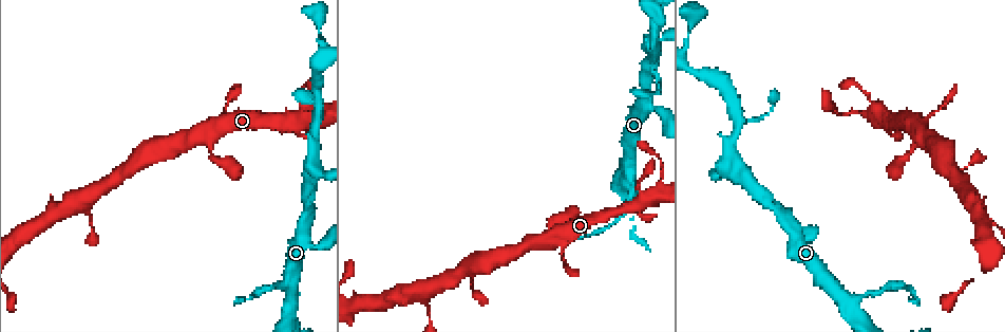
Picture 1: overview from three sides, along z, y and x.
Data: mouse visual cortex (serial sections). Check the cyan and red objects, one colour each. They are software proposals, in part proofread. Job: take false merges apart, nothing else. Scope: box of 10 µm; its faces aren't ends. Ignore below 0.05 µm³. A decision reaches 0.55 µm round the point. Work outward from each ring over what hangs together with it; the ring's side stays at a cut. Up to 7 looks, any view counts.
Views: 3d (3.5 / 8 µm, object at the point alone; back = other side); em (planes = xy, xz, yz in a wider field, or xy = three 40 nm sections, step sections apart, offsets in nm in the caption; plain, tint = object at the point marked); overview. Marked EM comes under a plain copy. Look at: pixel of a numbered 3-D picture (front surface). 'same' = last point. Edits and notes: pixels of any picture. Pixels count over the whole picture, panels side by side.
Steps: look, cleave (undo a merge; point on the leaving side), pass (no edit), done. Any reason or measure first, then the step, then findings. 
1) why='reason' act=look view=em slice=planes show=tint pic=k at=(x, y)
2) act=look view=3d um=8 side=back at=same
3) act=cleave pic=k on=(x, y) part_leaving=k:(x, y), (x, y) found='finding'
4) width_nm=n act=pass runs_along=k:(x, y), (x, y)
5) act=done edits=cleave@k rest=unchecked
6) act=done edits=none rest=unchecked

act=look view=3d um=3.5 pic=1 at=(223, 163)

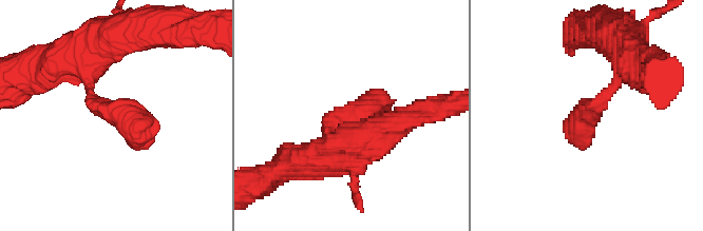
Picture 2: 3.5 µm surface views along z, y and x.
act=look view=em slice=xy step=3 show=tint pic=2 at=(588, 111)

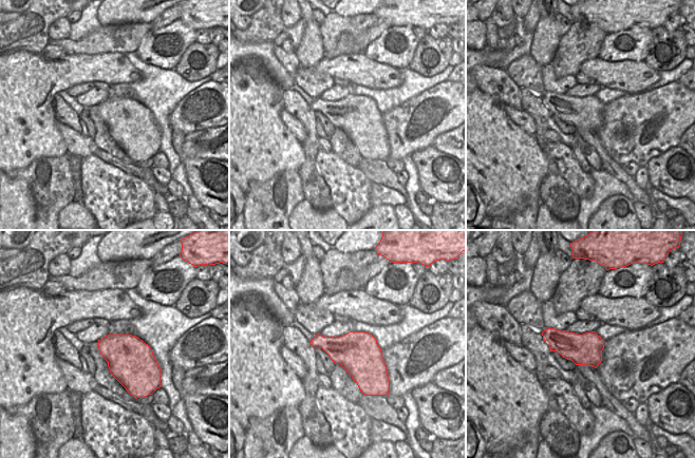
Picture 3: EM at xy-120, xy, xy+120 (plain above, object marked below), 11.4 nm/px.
why='cut it another way' act=look view=em slice=planes show=tint at=same

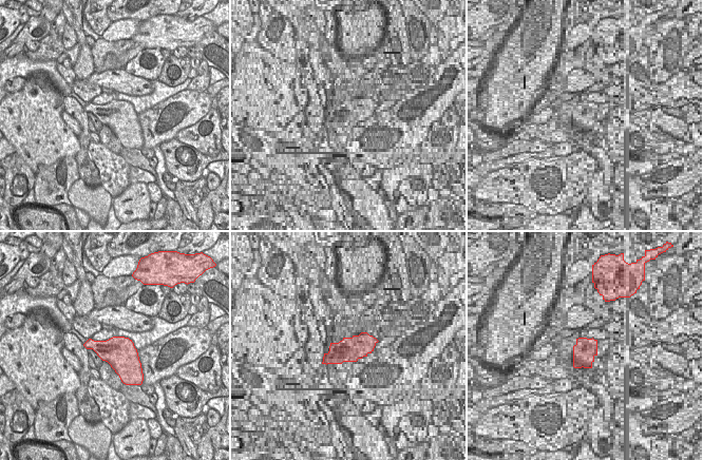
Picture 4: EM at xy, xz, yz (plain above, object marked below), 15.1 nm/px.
act=pass found='one cell here'

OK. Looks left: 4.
why='abrupt turn' act=look view=3d um=8 pic=1 at=(131, 165)

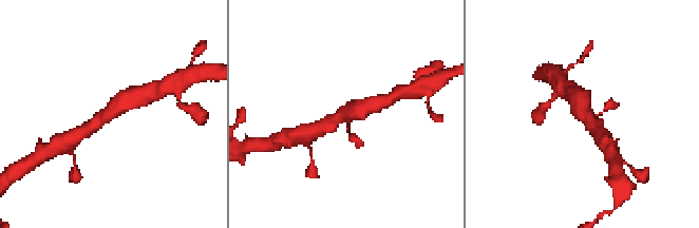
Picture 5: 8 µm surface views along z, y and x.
why='zoom in' act=look view=3d um=3.5 side=back at=same

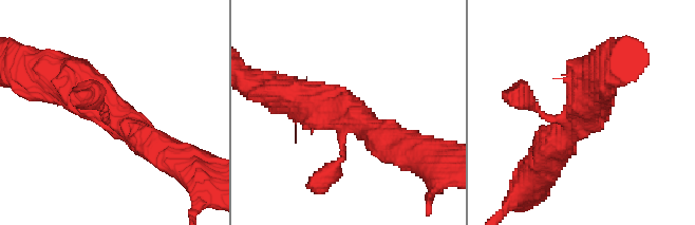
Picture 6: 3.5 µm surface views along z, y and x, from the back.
why='shape alone is not enough' act=look view=em slice=xy step=2 show=tint pic=6 at=(346, 114)

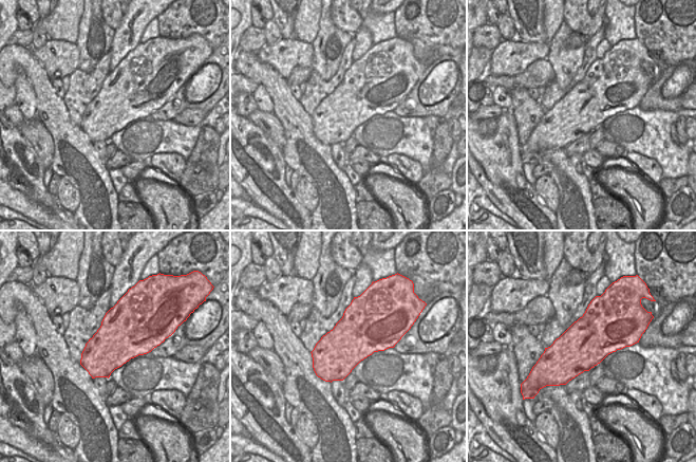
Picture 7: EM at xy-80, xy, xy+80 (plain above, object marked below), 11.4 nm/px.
act=pass runs_along=6:(55, 76), (74, 82), (162, 150) found='continuous, no second cell'

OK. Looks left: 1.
act=done edits=none rest=unchecked

